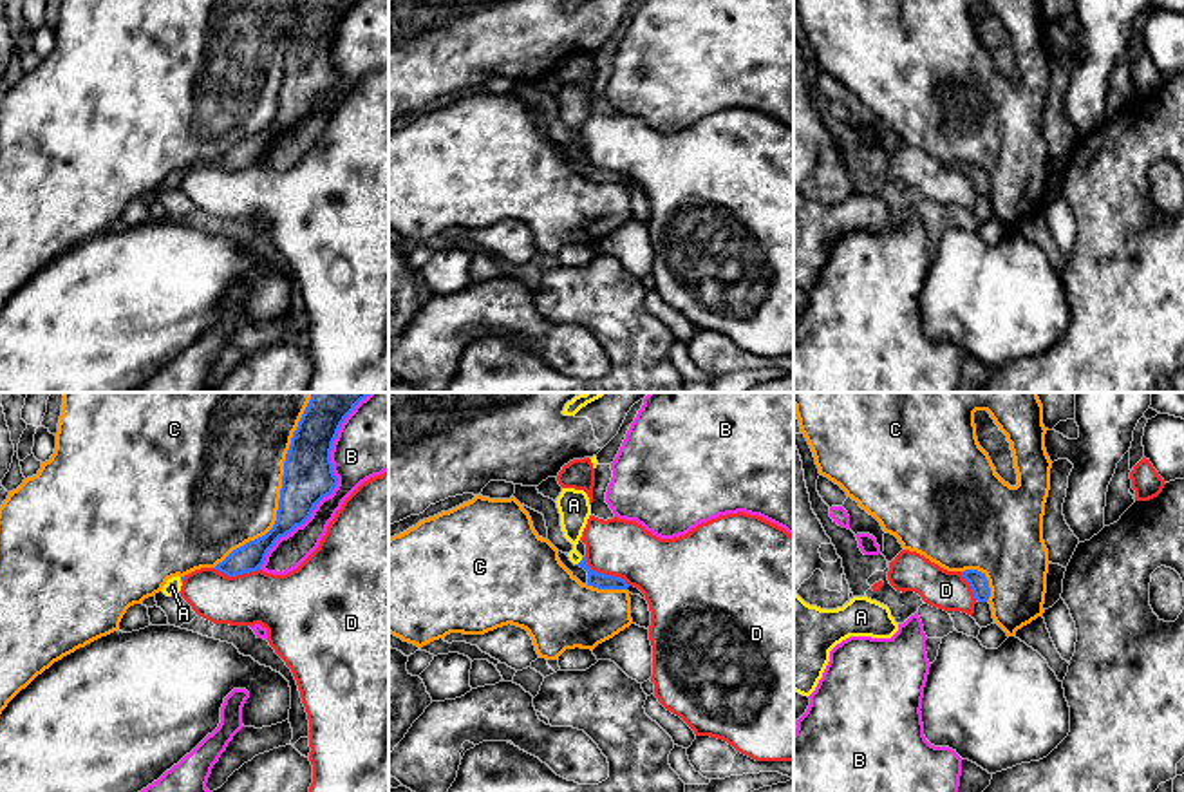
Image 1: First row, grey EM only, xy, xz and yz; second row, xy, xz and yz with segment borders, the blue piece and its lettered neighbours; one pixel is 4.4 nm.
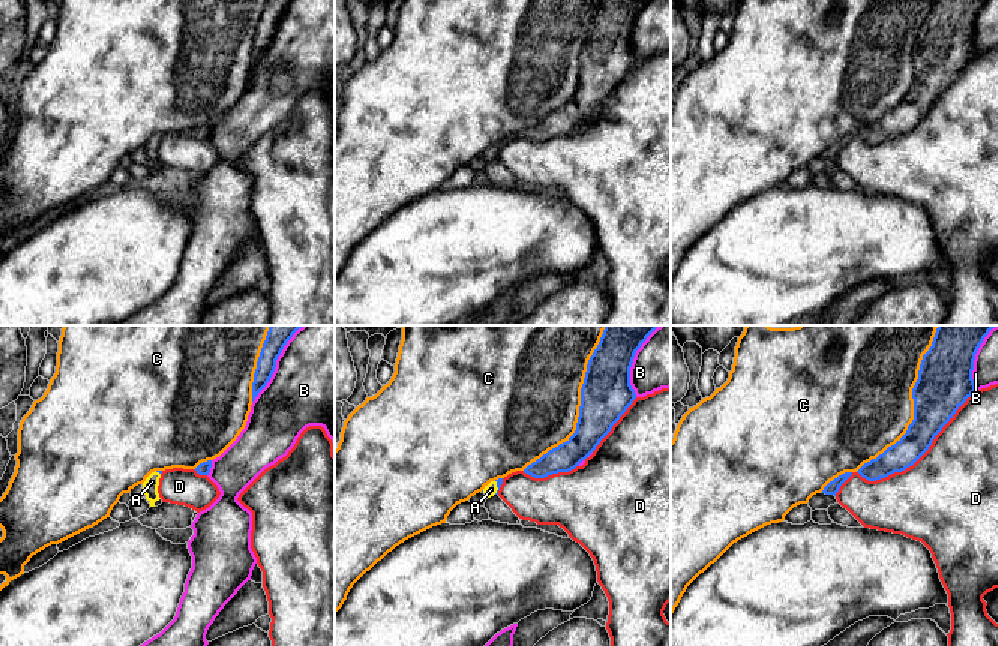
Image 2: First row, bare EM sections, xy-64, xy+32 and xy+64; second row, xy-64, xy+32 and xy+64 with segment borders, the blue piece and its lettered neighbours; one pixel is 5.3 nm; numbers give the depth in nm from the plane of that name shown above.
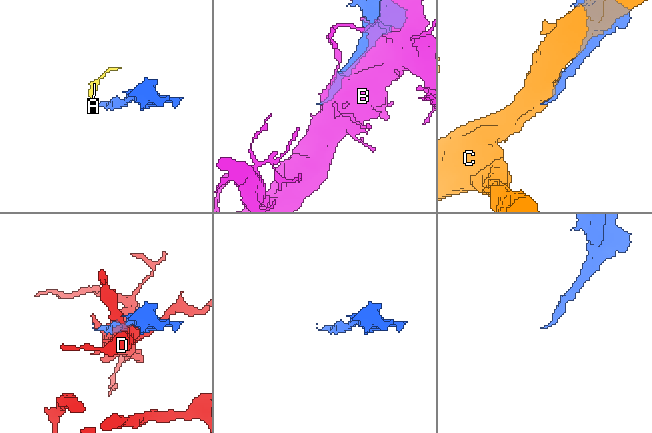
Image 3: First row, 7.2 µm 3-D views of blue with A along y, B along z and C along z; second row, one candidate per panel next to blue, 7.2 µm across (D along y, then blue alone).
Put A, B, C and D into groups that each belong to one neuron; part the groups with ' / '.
A / B / C / D

